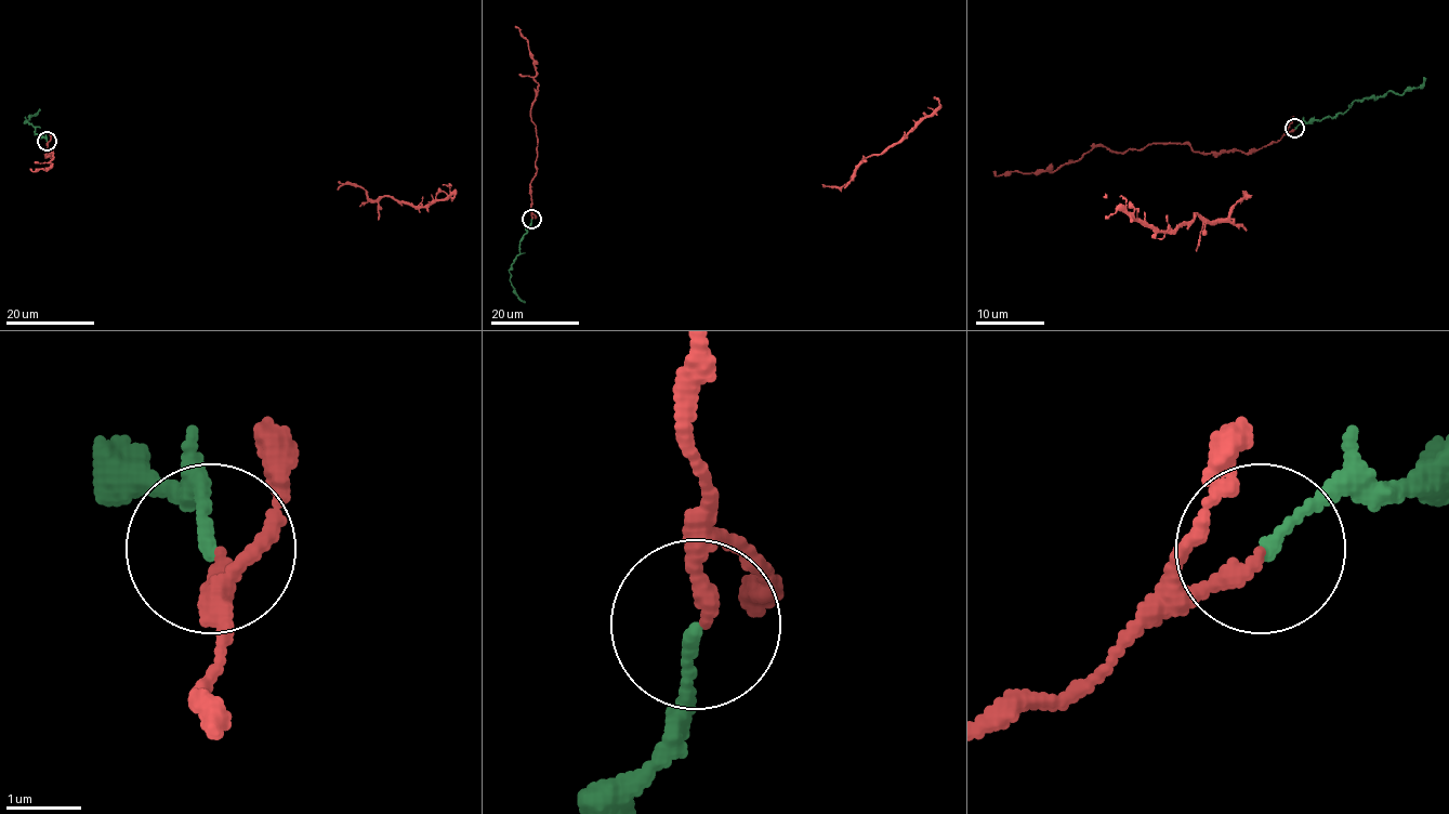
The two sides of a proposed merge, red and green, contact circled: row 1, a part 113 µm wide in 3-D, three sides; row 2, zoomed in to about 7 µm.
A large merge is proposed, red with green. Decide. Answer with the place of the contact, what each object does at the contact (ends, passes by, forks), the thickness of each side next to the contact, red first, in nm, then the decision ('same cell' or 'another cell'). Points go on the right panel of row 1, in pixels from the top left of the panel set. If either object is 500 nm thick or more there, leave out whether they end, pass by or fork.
(1294, 128) | red ends | green ends | 200/150 nm | same cell

